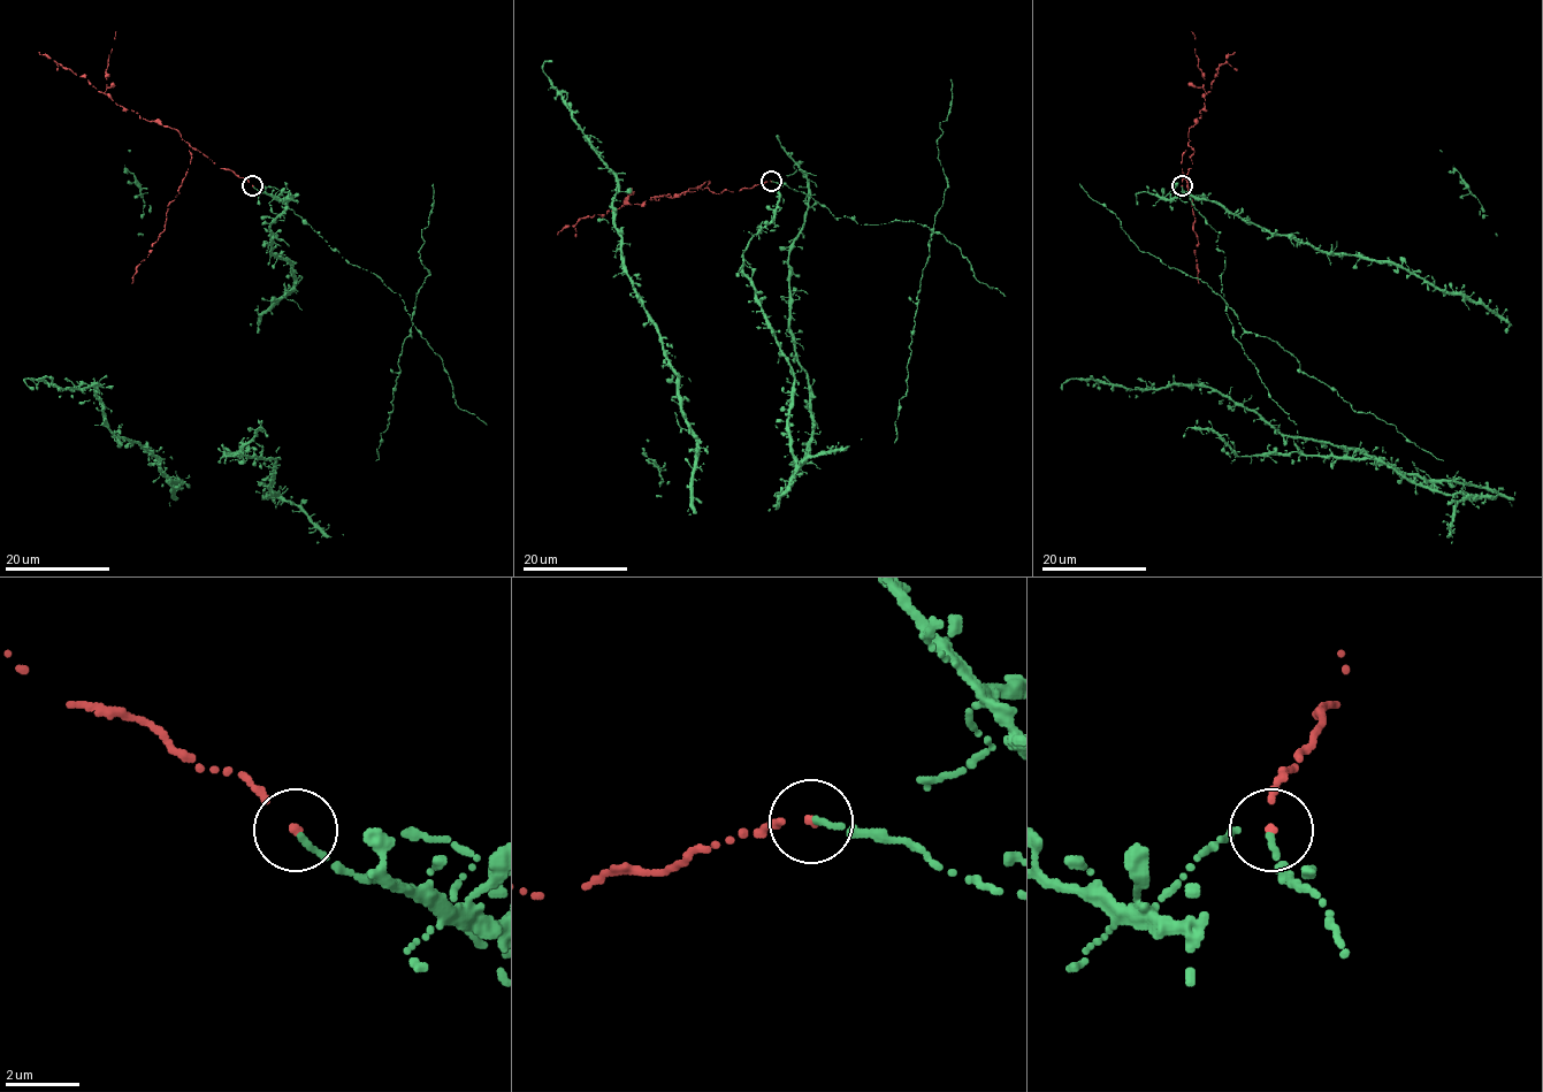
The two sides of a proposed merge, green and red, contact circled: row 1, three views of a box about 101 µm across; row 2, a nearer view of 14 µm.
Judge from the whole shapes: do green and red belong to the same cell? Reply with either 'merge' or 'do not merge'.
do not merge

